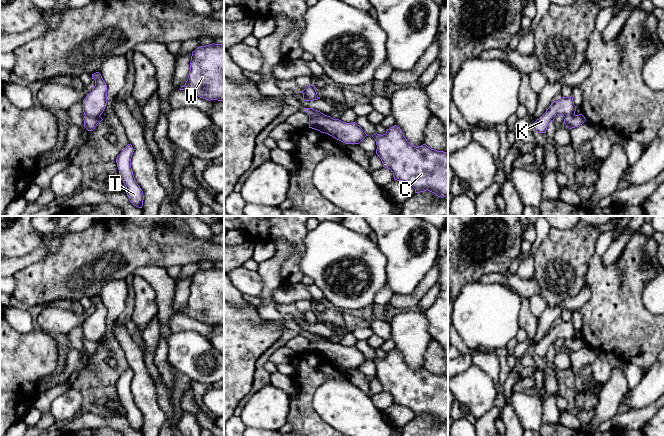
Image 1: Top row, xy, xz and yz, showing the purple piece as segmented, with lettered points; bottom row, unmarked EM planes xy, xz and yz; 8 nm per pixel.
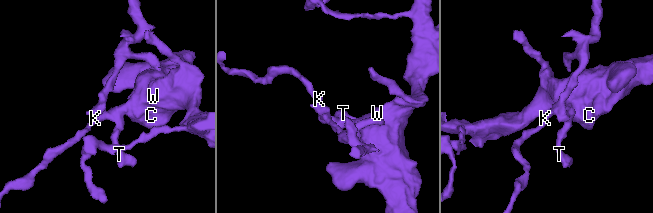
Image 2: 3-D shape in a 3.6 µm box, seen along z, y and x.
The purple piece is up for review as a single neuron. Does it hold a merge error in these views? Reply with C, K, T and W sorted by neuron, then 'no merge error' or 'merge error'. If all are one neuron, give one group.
C T W / K | merge error

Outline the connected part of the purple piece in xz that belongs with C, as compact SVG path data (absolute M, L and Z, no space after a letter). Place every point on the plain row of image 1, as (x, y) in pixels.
M396 349L387 353L385 358L375 357L372 361L377 369L376 378L383 391L393 396L394 404L411 409L415 417L428 414L441 422L448 420L448 376L434 374L426 368L419 371L410 368Z

